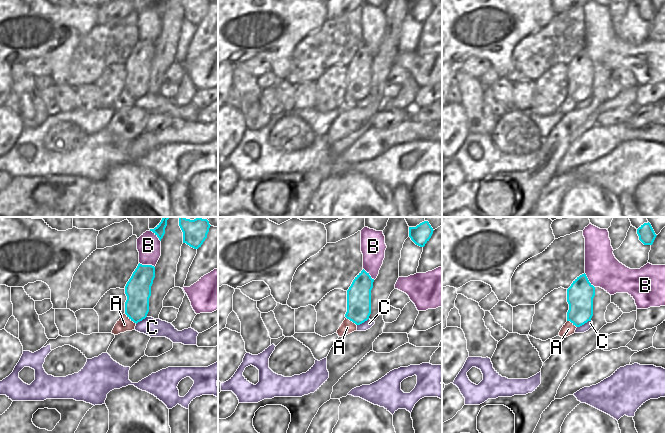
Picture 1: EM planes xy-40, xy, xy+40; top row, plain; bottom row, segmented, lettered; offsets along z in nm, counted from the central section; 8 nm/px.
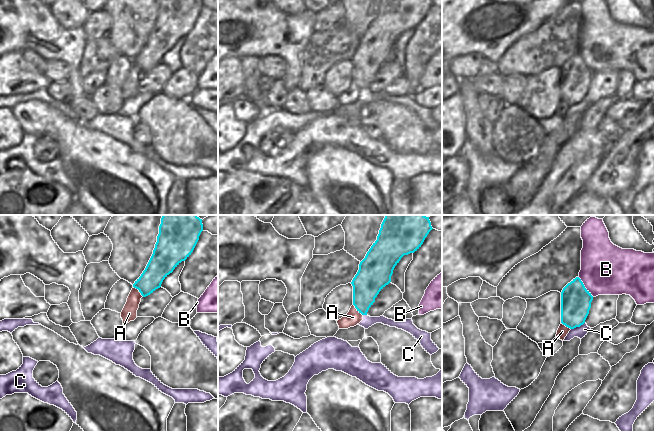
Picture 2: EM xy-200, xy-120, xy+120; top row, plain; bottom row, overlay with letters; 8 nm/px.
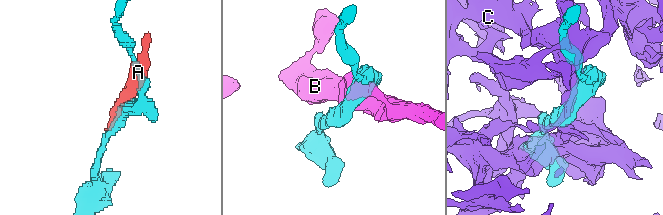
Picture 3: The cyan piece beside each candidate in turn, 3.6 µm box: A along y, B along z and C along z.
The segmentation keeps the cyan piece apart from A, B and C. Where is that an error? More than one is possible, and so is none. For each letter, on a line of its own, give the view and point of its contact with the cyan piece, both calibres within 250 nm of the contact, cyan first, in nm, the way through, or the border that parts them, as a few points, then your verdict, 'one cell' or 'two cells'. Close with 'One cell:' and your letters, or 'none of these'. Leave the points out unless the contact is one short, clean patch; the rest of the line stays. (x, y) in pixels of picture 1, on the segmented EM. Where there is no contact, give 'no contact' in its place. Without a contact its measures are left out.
A: meets cyan in xy-40 at (130, 318); 200 nm thick on the cyan side, 120 nm on the other; two cells
B: meets cyan in xy-40 at (147, 265); 200 nm thick on the cyan side, 190 nm on the other; two cells
C: meets cyan in xy+40 at (583, 324); 220 nm thick on the cyan side, 60 nm on the other; two cells
One cell: none of these

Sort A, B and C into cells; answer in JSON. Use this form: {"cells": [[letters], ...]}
{"cells": [["A"], ["B"], ["C"]]}

